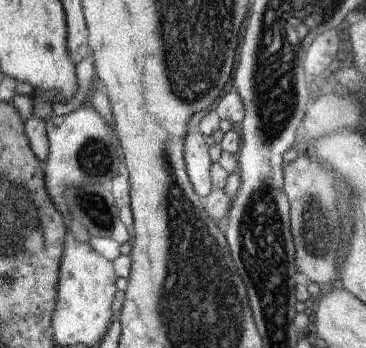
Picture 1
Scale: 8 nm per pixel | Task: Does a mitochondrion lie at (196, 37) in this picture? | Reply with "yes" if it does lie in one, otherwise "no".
yes

